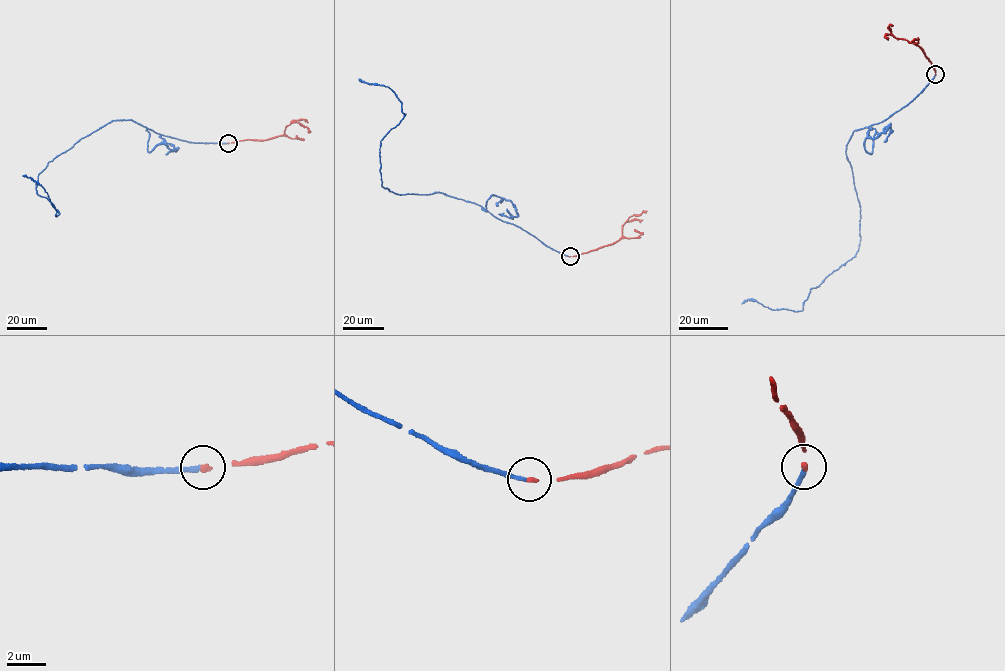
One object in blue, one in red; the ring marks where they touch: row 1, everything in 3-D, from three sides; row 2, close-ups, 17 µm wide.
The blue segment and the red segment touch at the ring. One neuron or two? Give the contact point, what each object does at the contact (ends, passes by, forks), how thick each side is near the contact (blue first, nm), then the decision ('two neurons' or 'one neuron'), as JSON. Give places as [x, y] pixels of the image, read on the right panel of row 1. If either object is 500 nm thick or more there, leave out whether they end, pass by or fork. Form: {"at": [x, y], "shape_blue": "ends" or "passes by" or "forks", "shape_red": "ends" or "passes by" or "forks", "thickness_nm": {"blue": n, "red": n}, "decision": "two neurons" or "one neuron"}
{"at": [935, 74], "shape_blue": "ends", "shape_red": "ends", "thickness_nm": {"blue": 200, "red": 200}, "decision": "one neuron"}

